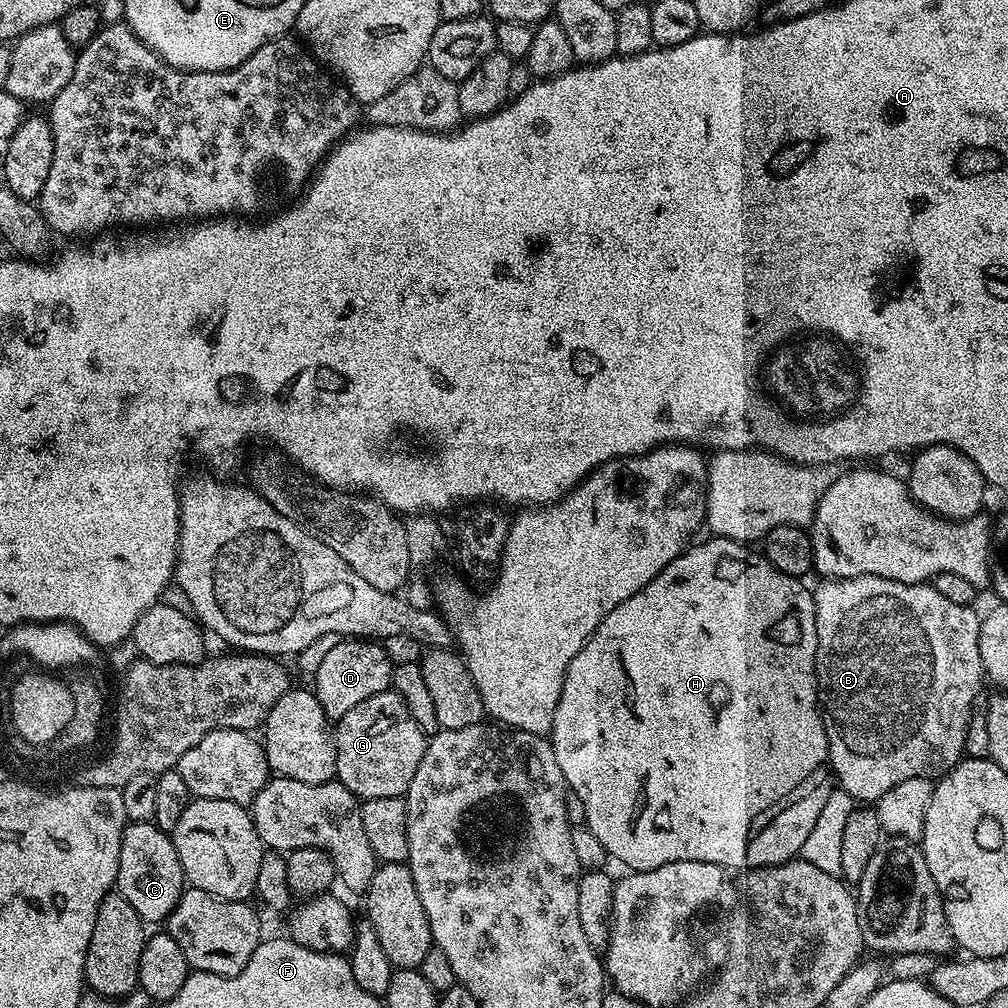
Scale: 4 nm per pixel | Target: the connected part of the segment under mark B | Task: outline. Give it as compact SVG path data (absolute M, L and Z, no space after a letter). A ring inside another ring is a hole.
M855 576L854 578L846 578L838 580L835 578L824 578L819 581L820 585L815 585L814 595L816 598L816 686L818 689L818 707L824 718L824 729L826 730L826 738L828 739L828 762L832 765L834 780L839 787L846 790L846 794L850 794L853 801L856 802L875 802L882 798L882 794L886 794L886 790L894 790L894 786L898 786L898 782L906 782L906 778L926 778L935 781L937 778L944 776L953 766L960 763L965 755L964 743L966 742L966 726L968 719L972 717L972 703L974 698L981 695L982 688L980 683L985 683L984 663L982 662L982 654L978 646L978 638L980 637L981 617L976 616L976 608L967 604L959 604L958 602L950 602L943 594L938 594L938 590L933 588L931 583L922 584L903 584L902 582L894 582L890 578L878 578L877 576Z

